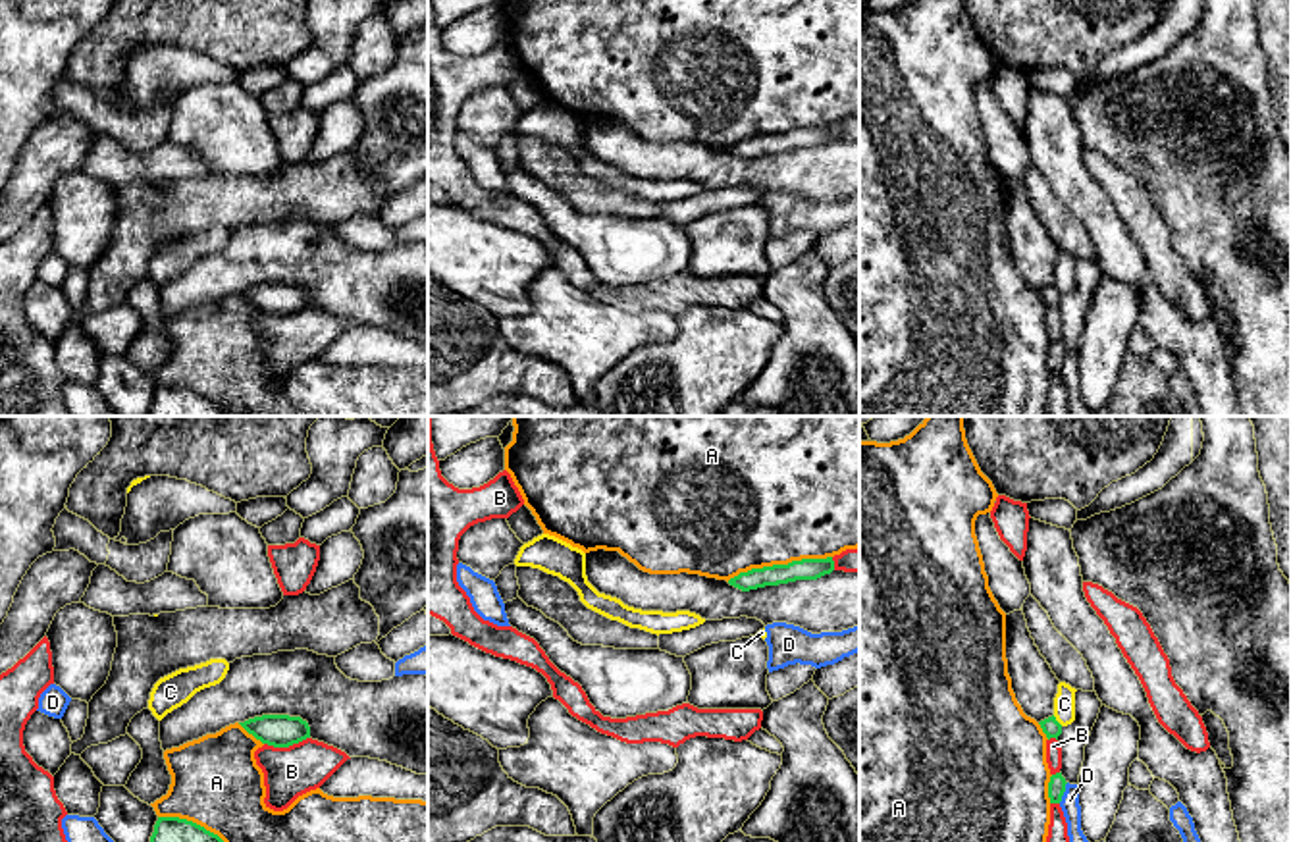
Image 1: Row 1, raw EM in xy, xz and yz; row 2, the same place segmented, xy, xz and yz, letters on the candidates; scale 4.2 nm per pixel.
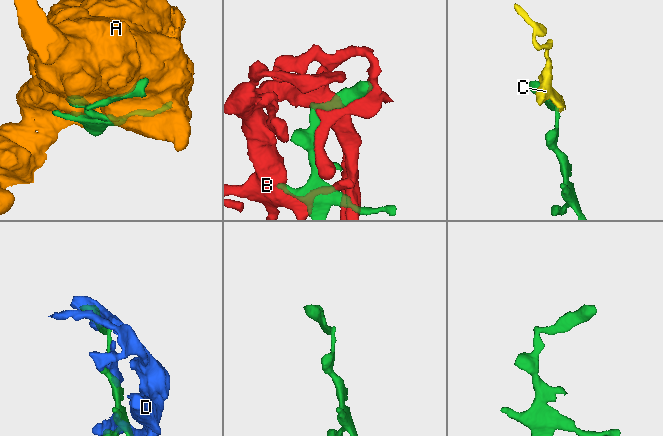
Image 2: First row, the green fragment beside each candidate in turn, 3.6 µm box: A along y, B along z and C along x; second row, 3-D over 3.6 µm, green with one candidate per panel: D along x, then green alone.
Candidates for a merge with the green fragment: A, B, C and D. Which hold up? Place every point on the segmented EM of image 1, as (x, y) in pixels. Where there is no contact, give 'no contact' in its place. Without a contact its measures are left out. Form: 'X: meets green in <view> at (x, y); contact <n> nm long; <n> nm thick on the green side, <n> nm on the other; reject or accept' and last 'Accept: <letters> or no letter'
A: meets green in xz at (779, 565); contact 460 nm long; 100 nm thick on the green side, 500 nm on the other; reject
B: meets green in xy at (286, 746); contact 190 nm long; 140 nm thick on the green side, 220 nm on the other; reject
C: meets green in yz at (1056, 721); contact 60 nm long; 80 nm thick on the green side, 100 nm on the other; reject
D: meets green in yz at (1064, 790); contact 100 nm long; 80 nm thick on the green side, 80 nm on the other; reject
Accept: no letter

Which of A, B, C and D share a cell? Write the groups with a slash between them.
A / B / C D

